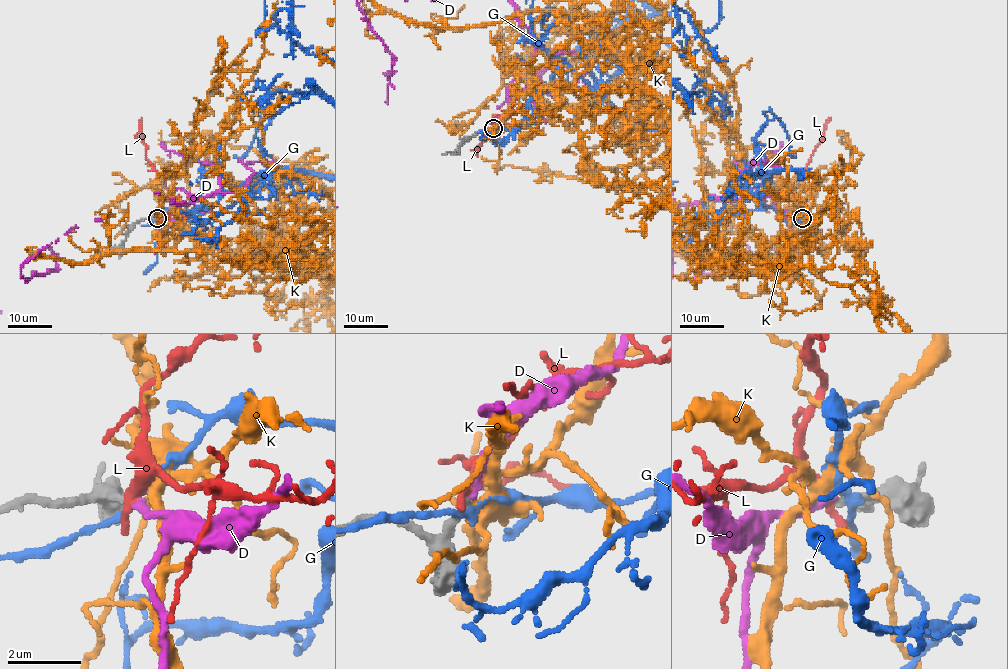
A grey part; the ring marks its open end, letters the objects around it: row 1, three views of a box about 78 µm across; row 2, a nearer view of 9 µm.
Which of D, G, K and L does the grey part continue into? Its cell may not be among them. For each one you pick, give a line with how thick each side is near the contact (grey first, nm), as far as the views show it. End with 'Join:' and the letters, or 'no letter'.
D: calibres 240 and 190 nm
Join: D

